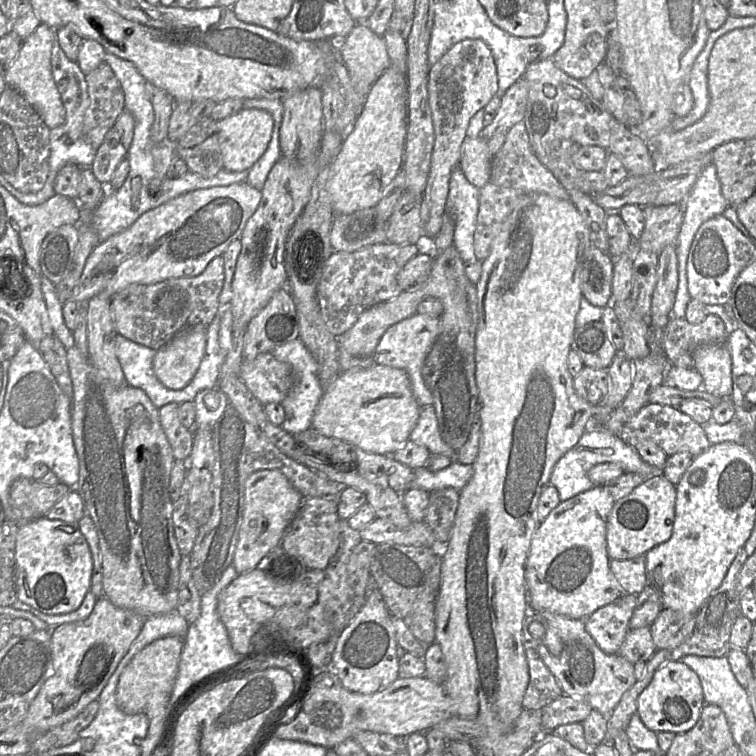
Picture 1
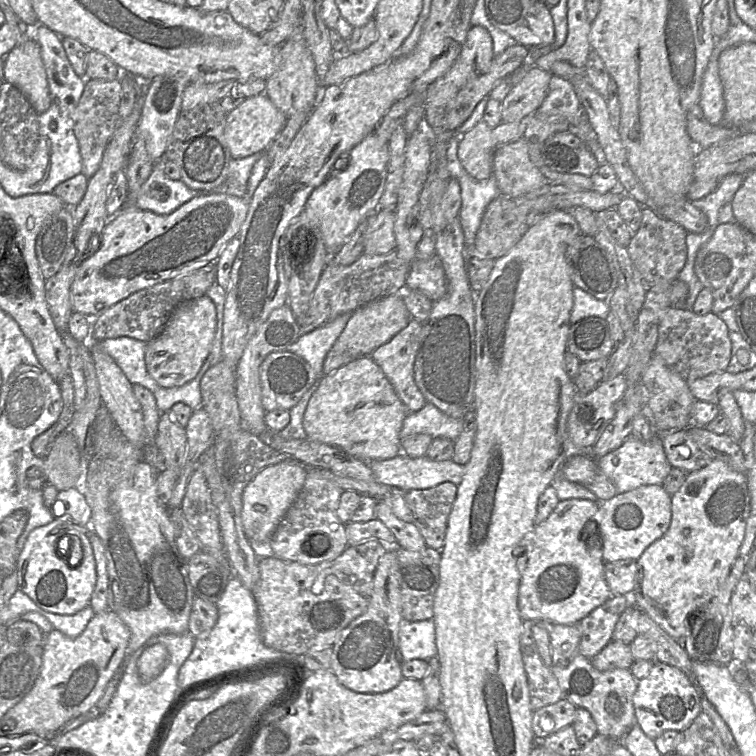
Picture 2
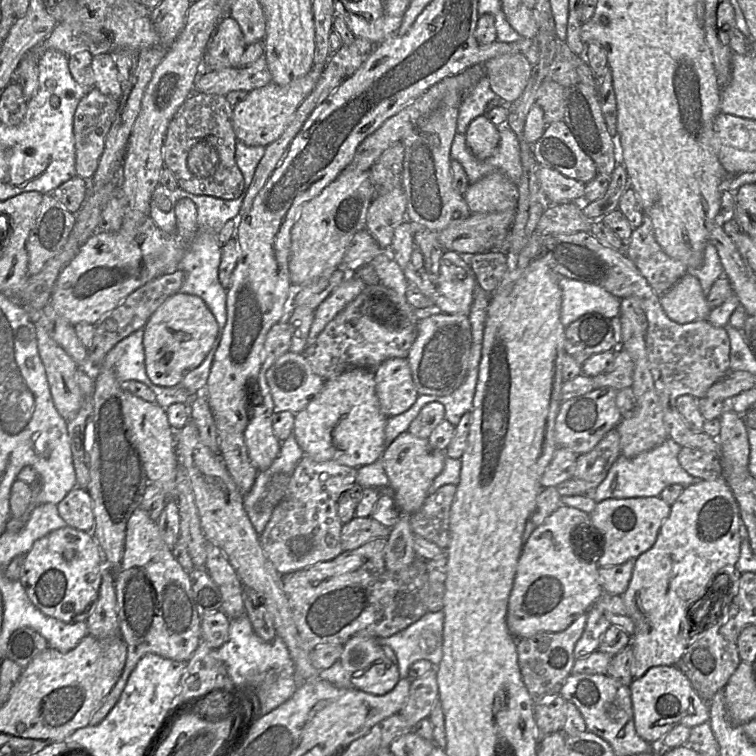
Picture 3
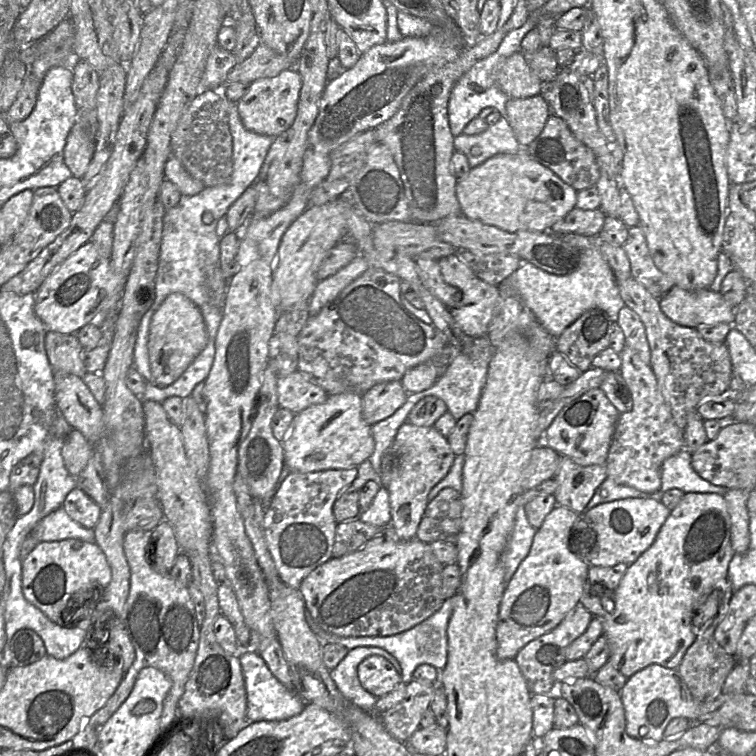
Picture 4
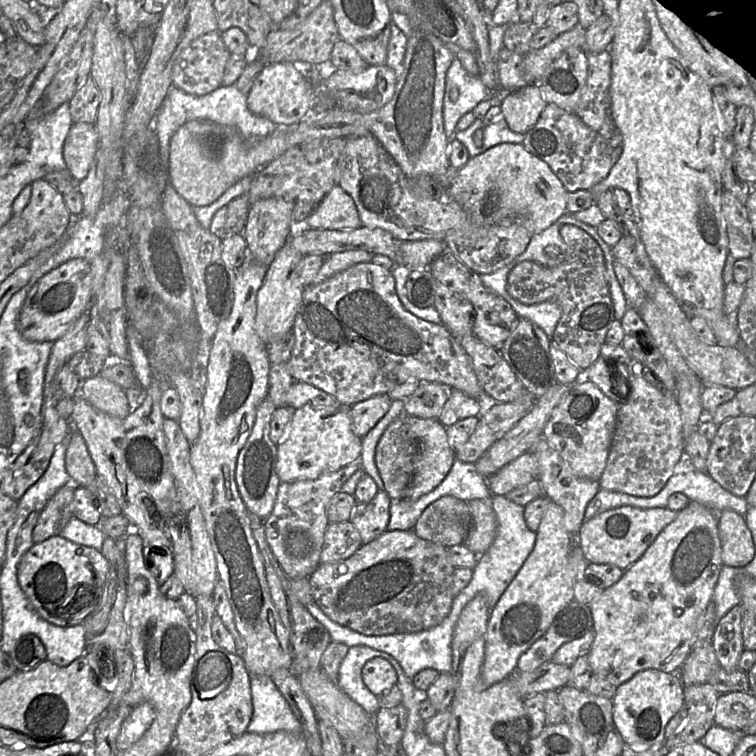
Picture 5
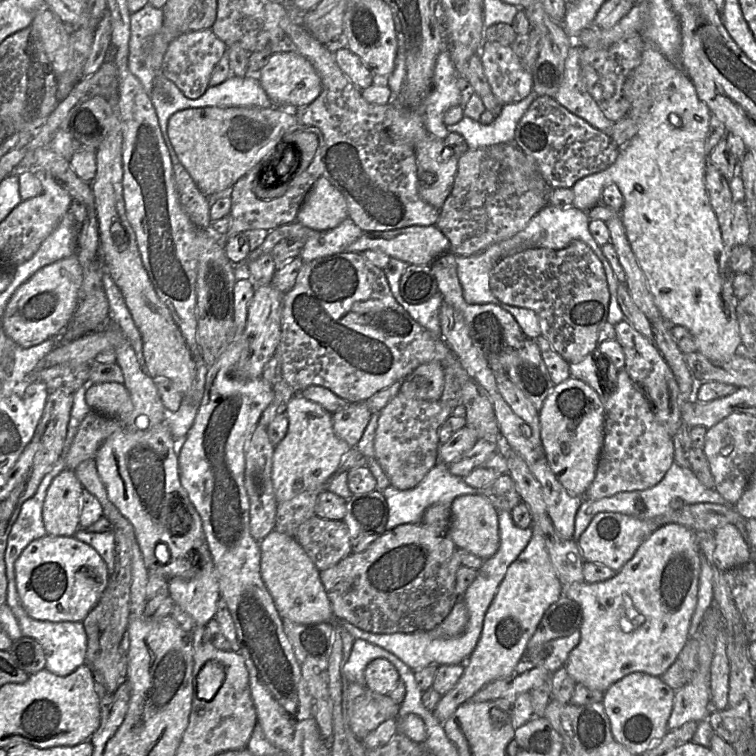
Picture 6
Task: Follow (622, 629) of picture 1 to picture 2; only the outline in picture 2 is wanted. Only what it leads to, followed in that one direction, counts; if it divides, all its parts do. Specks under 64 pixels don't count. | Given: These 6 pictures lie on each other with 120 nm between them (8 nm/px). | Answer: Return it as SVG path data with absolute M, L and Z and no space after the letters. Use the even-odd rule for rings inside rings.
M612 595L584 617L579 623L581 640L578 652L591 659L608 645L616 623L630 604L630 596Z

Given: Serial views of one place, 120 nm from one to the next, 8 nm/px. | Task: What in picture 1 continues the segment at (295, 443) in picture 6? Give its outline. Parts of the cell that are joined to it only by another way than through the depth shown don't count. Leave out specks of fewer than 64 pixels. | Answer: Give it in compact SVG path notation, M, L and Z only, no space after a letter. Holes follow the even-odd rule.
M373 364L367 368L342 371L324 391L315 409L312 426L324 436L338 438L354 444L364 451L392 455L410 438L421 412L414 397L407 373L399 368Z

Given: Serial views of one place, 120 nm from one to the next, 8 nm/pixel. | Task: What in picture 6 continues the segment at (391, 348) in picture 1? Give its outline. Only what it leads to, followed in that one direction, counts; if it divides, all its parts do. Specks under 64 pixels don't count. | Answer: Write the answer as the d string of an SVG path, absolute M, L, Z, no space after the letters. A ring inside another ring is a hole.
M365 402L348 403L332 414L333 430L340 439L355 448L371 415L372 412Z

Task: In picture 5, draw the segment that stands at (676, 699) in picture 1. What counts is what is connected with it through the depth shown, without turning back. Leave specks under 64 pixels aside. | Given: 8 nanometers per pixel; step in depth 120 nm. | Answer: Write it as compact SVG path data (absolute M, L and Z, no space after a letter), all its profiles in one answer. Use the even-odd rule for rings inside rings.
M646 669L617 686L612 703L613 720L624 742L641 749L657 748L665 741L669 720L684 708L684 685L674 672Z

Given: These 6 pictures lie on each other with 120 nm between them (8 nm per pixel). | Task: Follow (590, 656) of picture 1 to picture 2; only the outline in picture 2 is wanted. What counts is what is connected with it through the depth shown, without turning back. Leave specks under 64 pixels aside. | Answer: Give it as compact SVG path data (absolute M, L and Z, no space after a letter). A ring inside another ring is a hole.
M536 623L532 627L532 634L543 663L557 678L563 698L572 702L576 707L584 708L590 712L597 726L597 734L607 736L612 740L622 740L635 724L633 696L637 690L638 680L635 679L631 670L599 671L592 665L590 659L579 652L567 666L554 665L548 631Z

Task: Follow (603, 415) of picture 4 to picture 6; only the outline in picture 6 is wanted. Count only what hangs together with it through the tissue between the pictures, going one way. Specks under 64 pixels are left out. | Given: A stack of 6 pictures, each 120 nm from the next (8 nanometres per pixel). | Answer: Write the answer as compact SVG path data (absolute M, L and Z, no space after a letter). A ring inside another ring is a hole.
M570 377L554 386L539 411L539 421L552 472L570 494L583 497L595 478L604 443L604 401L585 382Z

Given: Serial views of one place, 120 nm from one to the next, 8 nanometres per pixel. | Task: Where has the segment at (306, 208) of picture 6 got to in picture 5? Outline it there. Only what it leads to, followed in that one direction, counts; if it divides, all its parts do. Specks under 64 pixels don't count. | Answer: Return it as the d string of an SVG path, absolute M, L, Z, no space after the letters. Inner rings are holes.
M338 184L326 194L304 221L303 227L324 230L350 230L361 227L357 207Z

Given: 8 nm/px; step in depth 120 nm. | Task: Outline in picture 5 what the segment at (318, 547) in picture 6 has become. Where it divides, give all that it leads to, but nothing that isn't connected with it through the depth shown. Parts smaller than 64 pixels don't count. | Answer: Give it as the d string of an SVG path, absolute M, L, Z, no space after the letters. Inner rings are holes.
M350 521L329 522L324 534L321 563L345 560L352 556L363 542Z

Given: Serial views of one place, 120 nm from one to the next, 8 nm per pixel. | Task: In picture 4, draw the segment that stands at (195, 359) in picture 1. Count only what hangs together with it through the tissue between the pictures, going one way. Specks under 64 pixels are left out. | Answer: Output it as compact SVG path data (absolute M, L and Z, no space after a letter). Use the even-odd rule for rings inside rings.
M180 293L170 294L151 319L148 339L153 384L166 387L175 382L205 348L206 325L200 309Z

